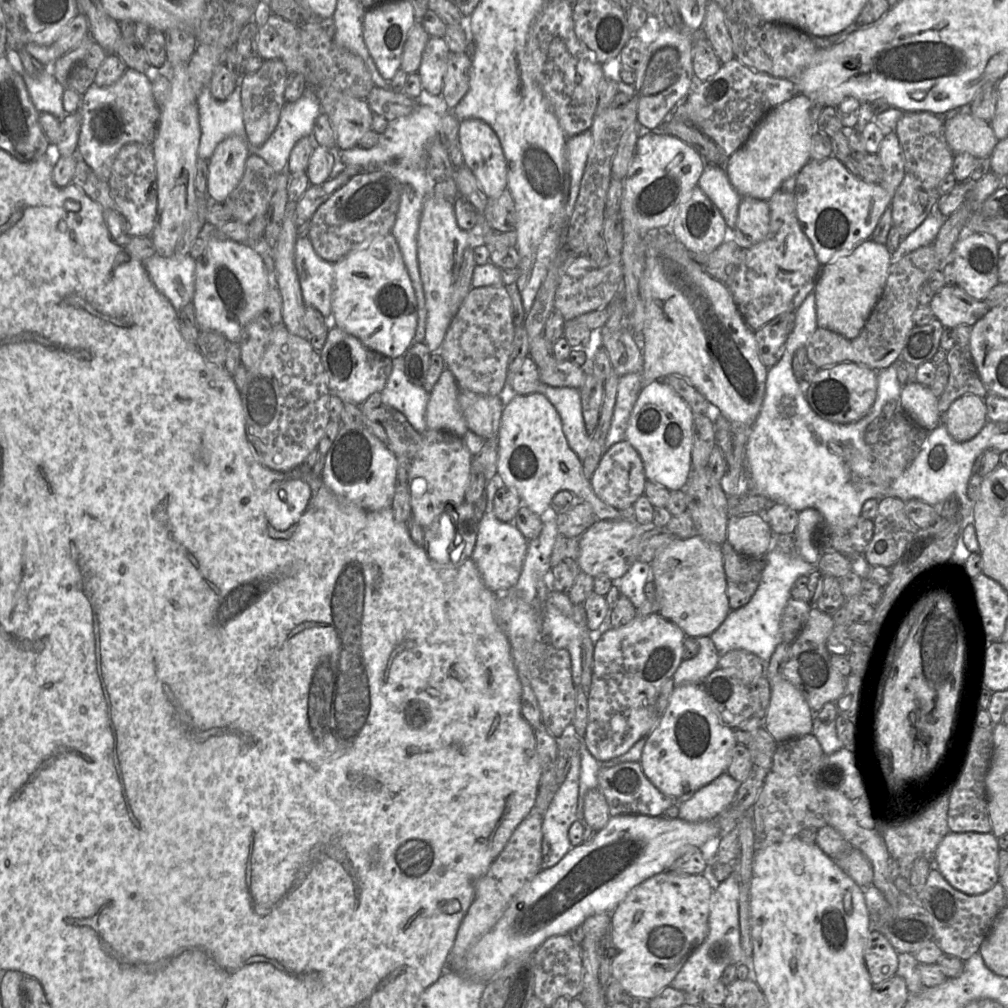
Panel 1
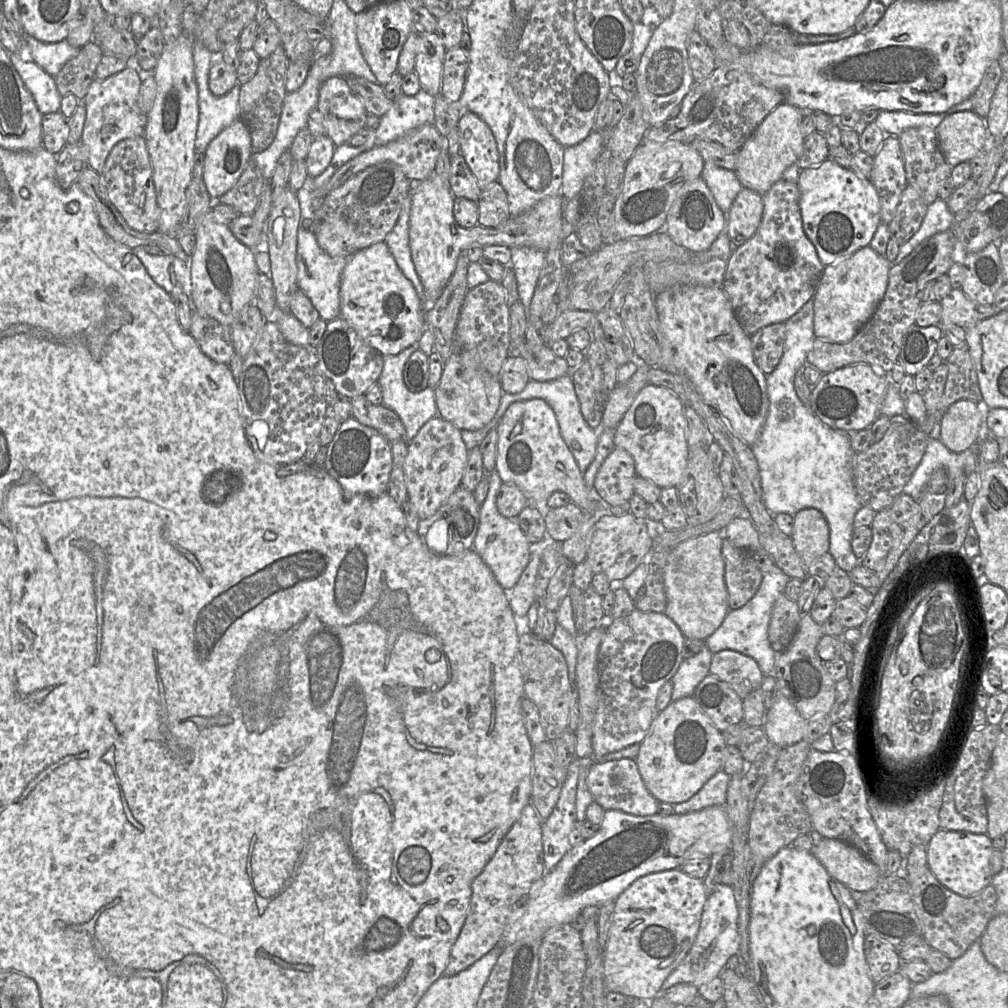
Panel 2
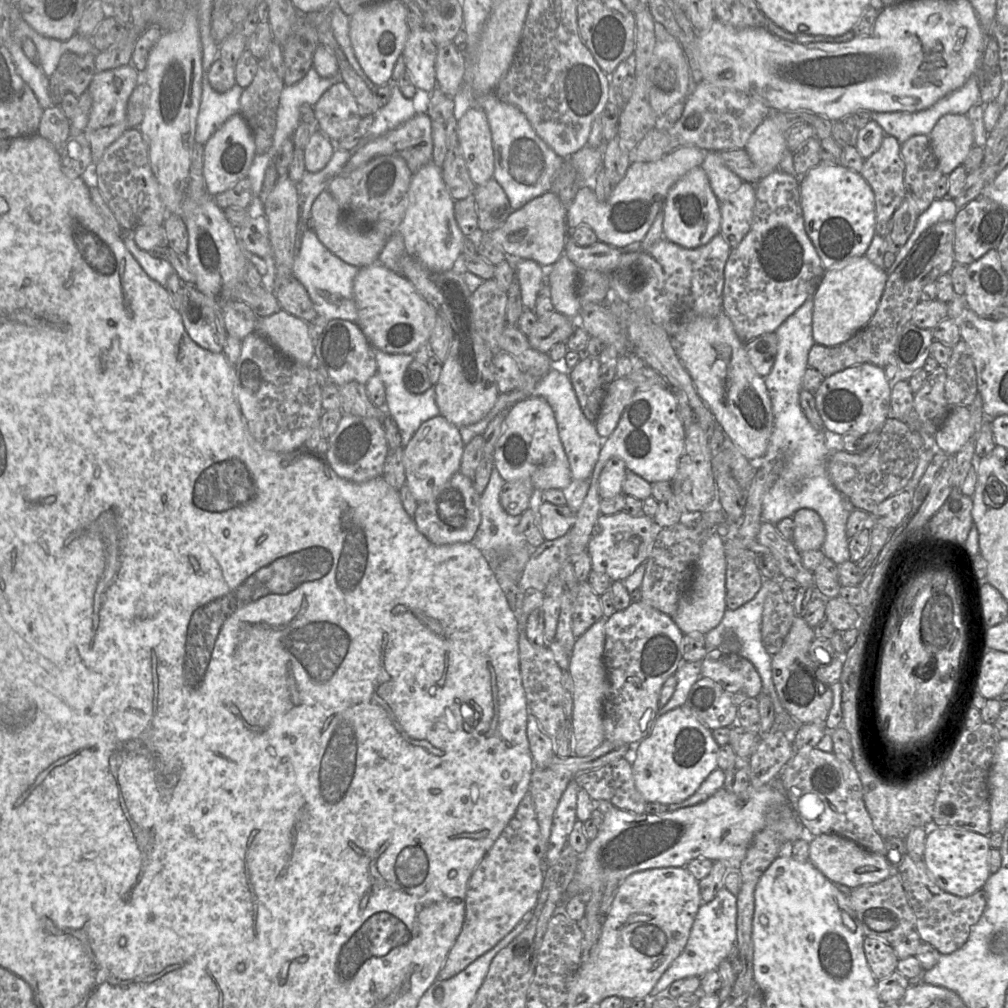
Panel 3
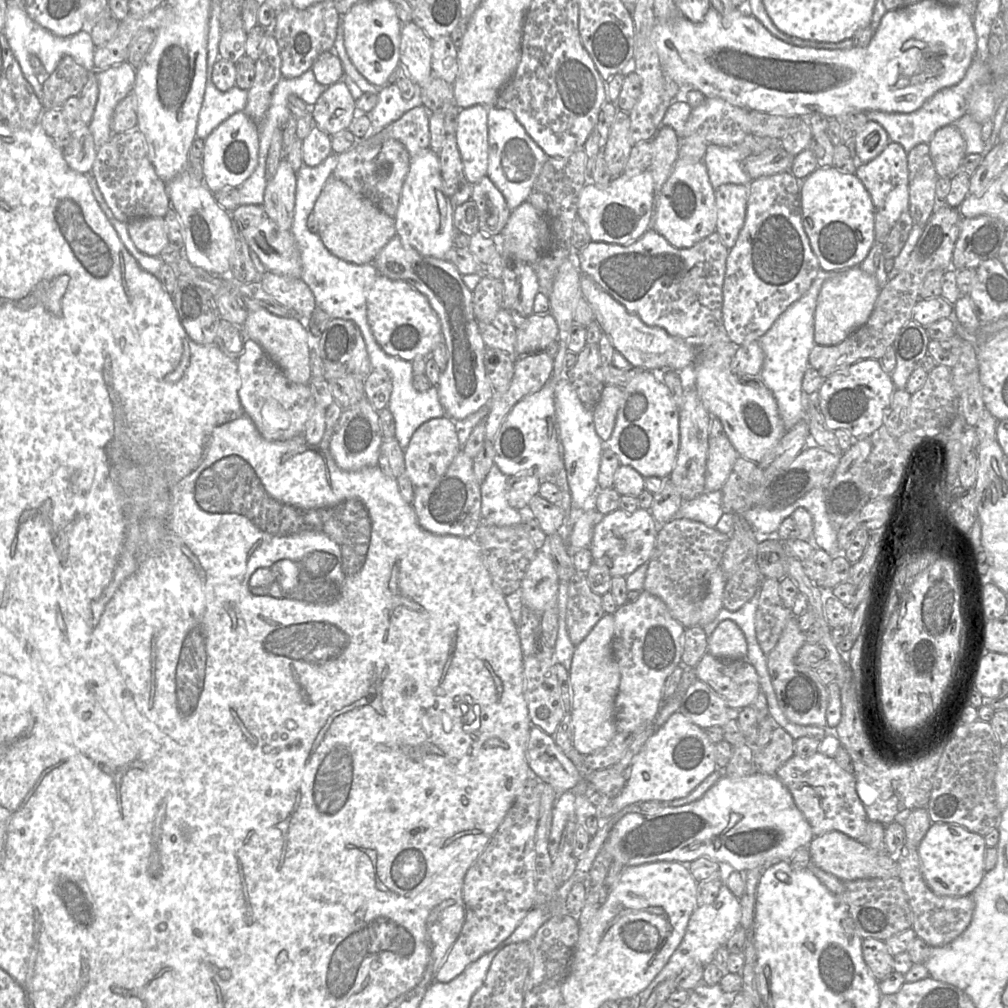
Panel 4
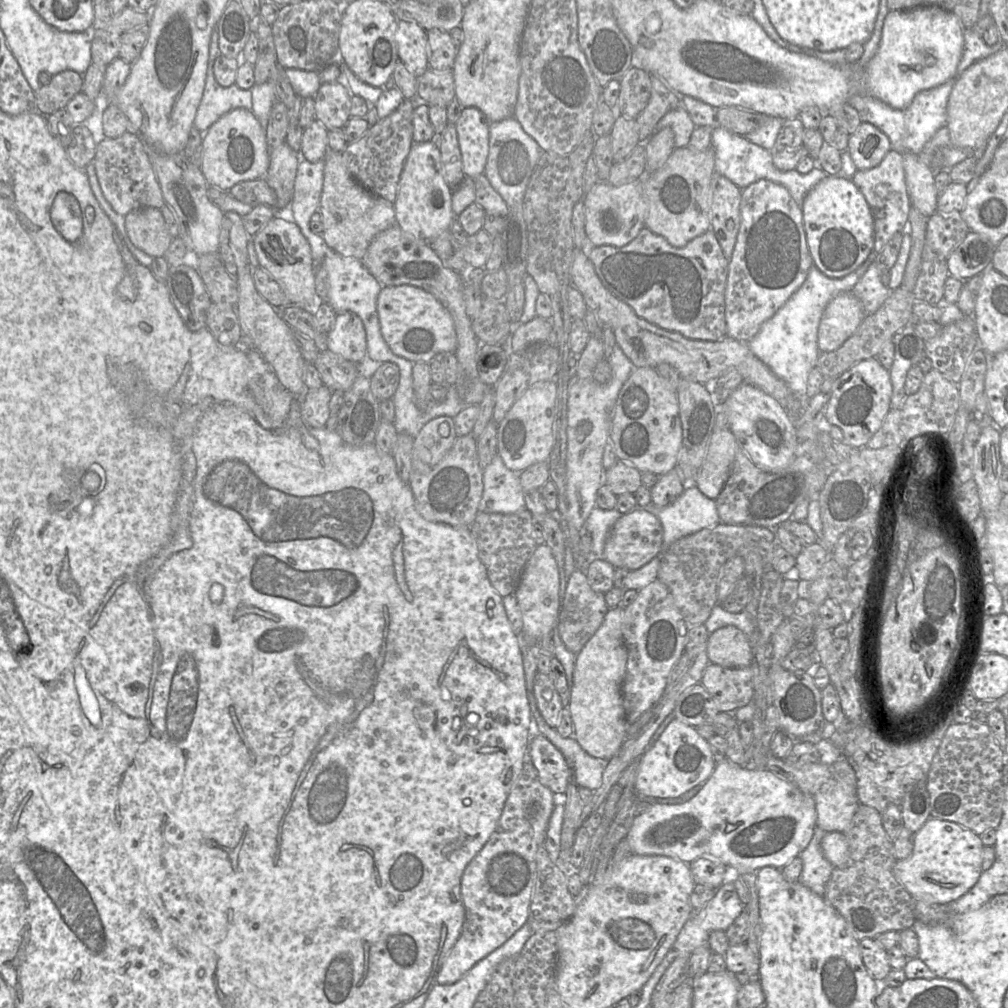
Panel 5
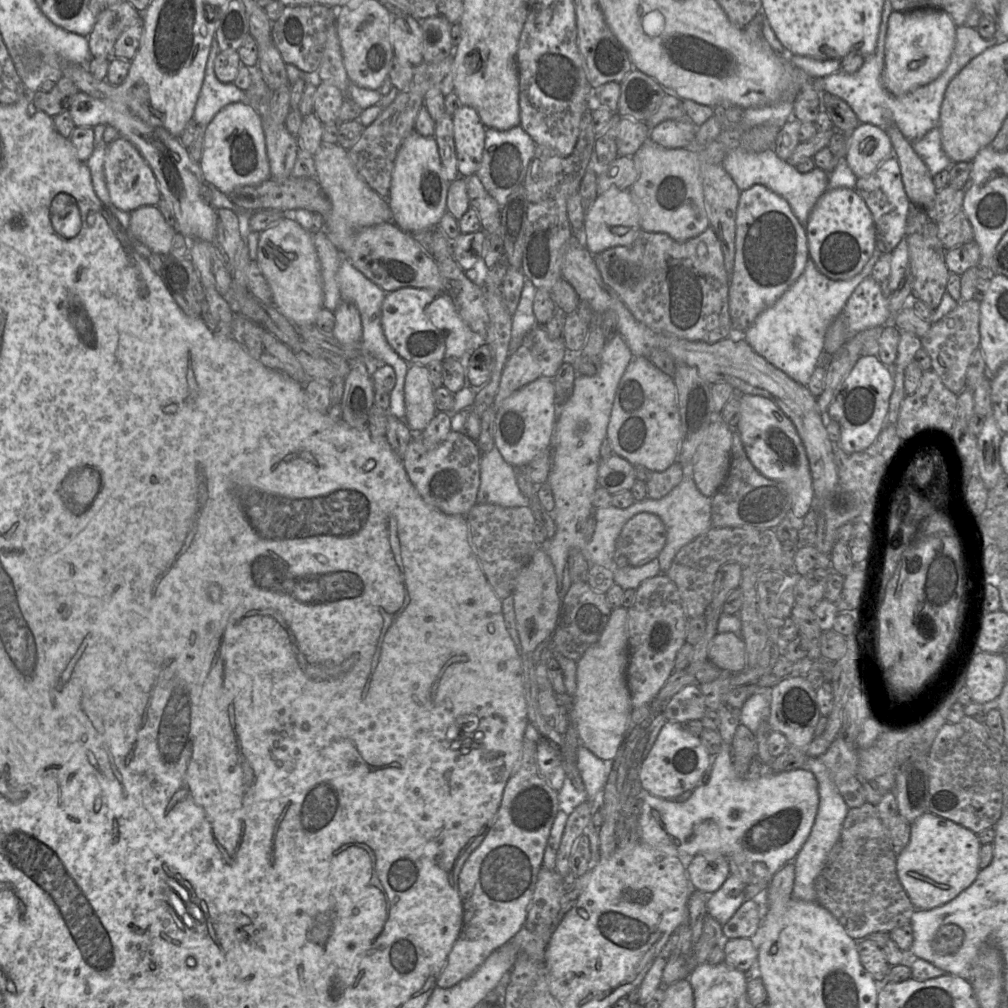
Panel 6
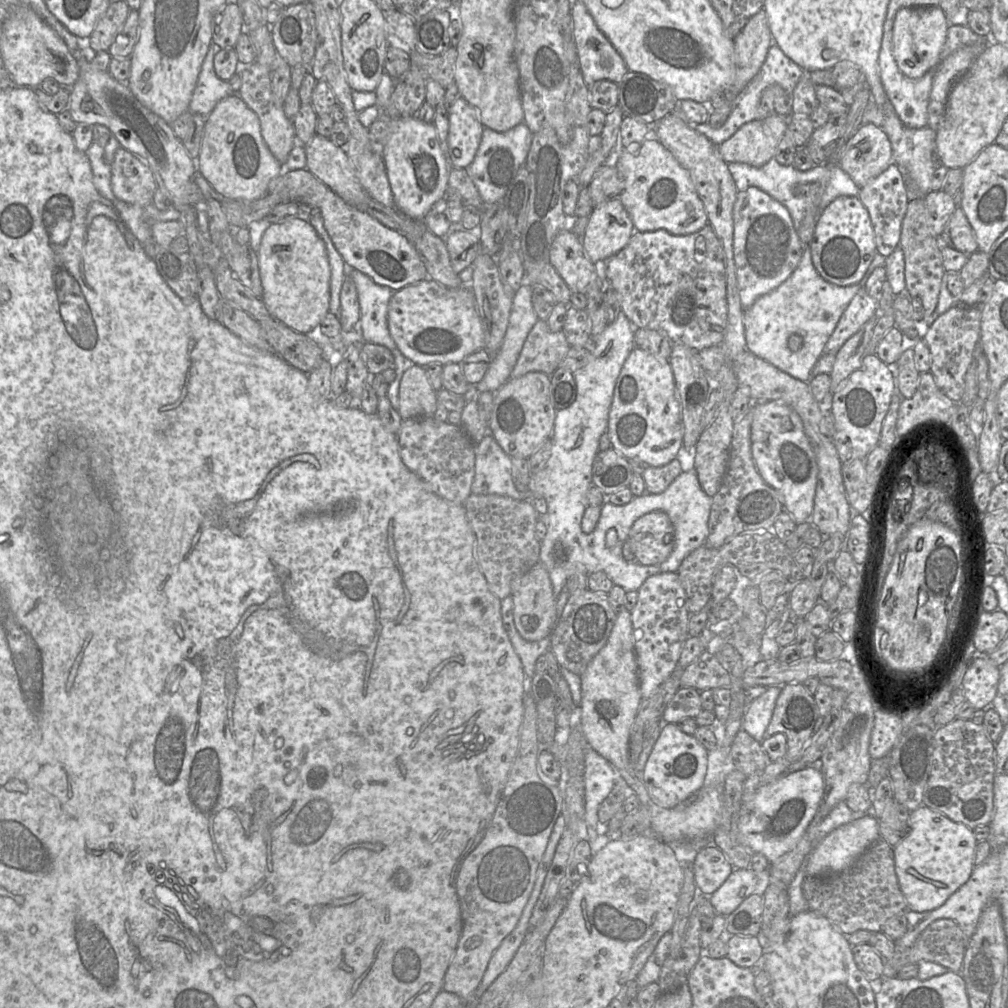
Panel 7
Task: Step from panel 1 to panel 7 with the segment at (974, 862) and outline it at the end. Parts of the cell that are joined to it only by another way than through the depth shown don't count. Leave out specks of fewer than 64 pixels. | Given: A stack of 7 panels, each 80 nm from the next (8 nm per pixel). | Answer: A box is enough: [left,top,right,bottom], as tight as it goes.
[894,805,977,912]

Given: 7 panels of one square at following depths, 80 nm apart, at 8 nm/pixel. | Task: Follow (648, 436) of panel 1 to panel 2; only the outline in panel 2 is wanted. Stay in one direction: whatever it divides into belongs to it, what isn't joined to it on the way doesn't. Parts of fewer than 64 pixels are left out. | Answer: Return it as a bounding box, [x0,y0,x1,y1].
[614,384,689,488]

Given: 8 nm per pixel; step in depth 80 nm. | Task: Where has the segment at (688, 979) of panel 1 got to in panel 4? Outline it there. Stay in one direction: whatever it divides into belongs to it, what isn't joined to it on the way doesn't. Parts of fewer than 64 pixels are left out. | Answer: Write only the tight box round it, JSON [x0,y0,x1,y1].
[648,884,741,998]

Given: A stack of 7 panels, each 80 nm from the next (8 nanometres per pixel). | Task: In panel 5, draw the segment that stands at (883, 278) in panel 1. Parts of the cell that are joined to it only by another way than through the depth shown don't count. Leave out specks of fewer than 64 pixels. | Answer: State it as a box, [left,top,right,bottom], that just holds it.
[817,291,866,352]

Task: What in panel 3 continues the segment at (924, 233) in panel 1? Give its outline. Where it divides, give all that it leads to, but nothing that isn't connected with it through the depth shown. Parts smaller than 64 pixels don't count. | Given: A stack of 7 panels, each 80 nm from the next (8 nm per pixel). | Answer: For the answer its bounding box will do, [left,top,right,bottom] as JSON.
[887,199,960,275]

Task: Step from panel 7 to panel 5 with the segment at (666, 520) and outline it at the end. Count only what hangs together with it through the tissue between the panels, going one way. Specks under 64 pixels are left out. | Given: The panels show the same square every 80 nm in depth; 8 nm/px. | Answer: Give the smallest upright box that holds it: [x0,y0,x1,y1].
[602,509,663,570]

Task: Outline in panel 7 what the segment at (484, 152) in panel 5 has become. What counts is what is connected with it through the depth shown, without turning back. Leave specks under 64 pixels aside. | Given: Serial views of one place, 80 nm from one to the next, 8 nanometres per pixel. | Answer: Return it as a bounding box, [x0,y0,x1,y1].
[448,97,484,167]

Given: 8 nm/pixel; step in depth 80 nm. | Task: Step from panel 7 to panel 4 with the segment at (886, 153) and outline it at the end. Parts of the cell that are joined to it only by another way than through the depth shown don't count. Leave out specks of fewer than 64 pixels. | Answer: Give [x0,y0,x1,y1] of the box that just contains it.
[855,120,890,164]

